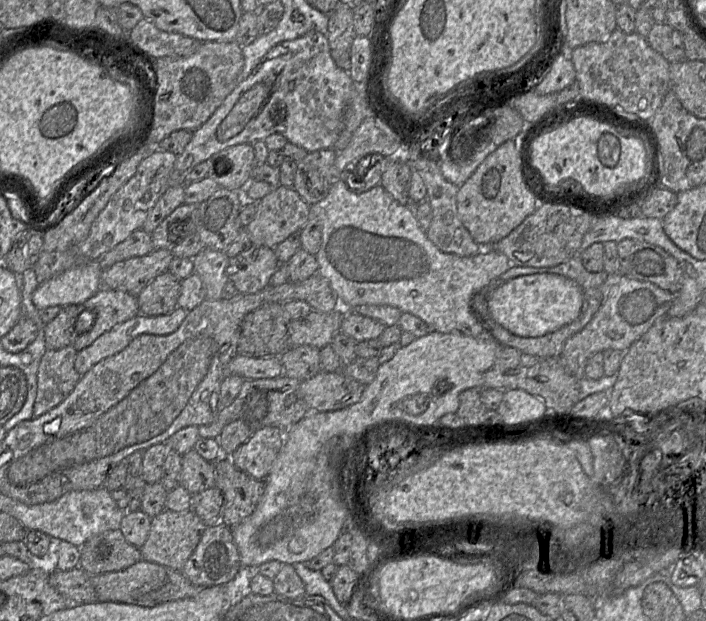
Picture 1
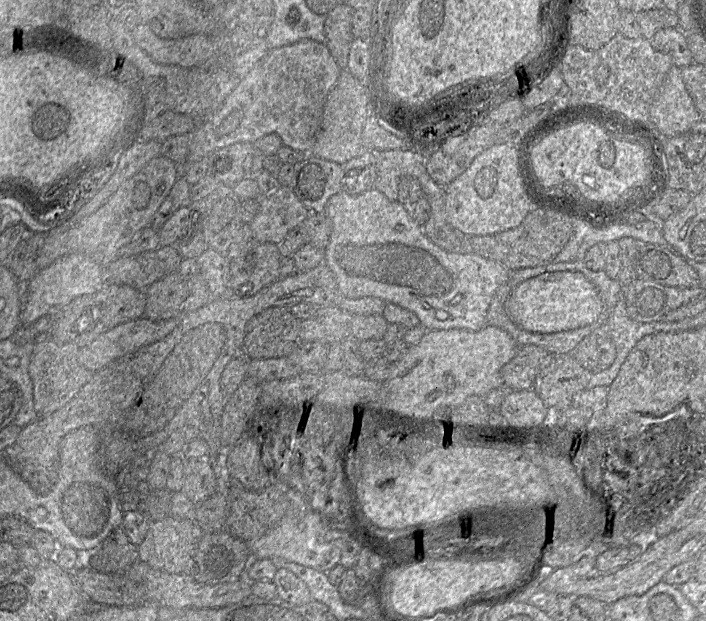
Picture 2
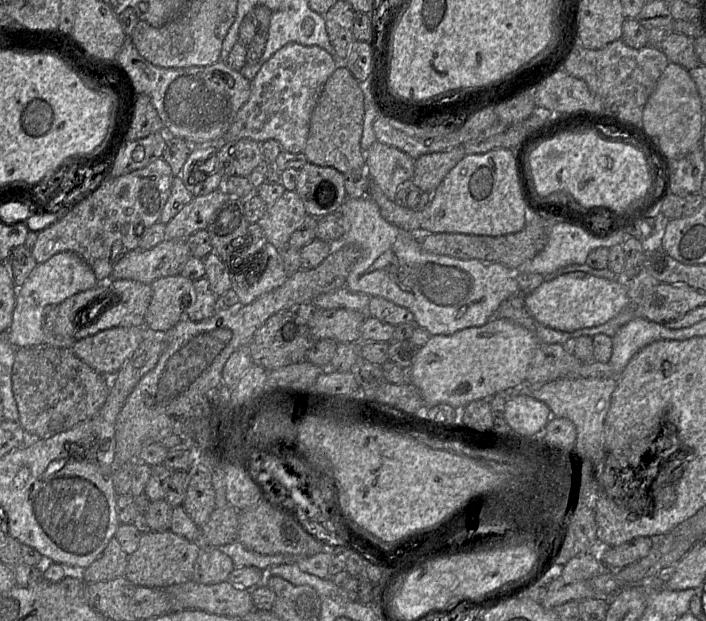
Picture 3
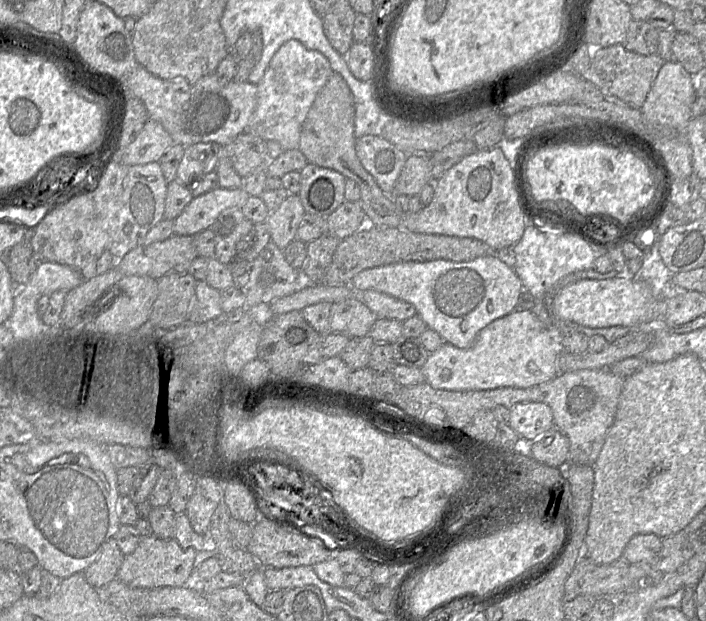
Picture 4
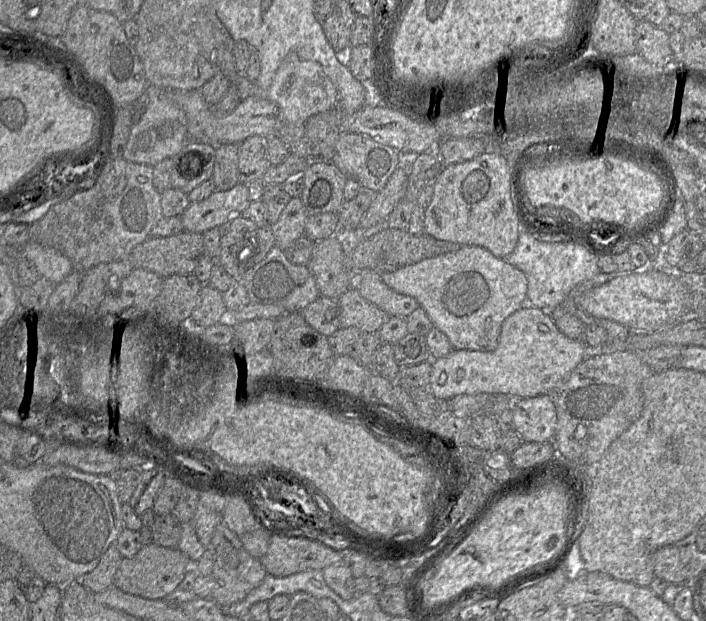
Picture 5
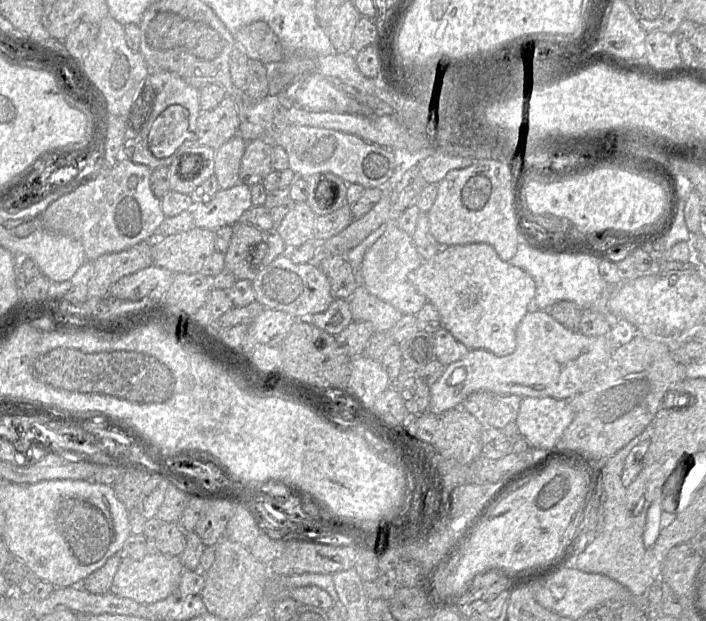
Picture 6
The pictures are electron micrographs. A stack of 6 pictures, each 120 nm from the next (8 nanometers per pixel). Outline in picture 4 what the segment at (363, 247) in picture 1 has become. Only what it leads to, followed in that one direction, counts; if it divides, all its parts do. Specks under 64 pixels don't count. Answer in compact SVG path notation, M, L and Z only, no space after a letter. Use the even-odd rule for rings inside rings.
M504 253L467 262L437 259L369 268L356 274L350 286L356 293L376 290L411 303L428 328L436 331L445 343L458 348L471 347L484 327L515 311L523 293L523 284Z

